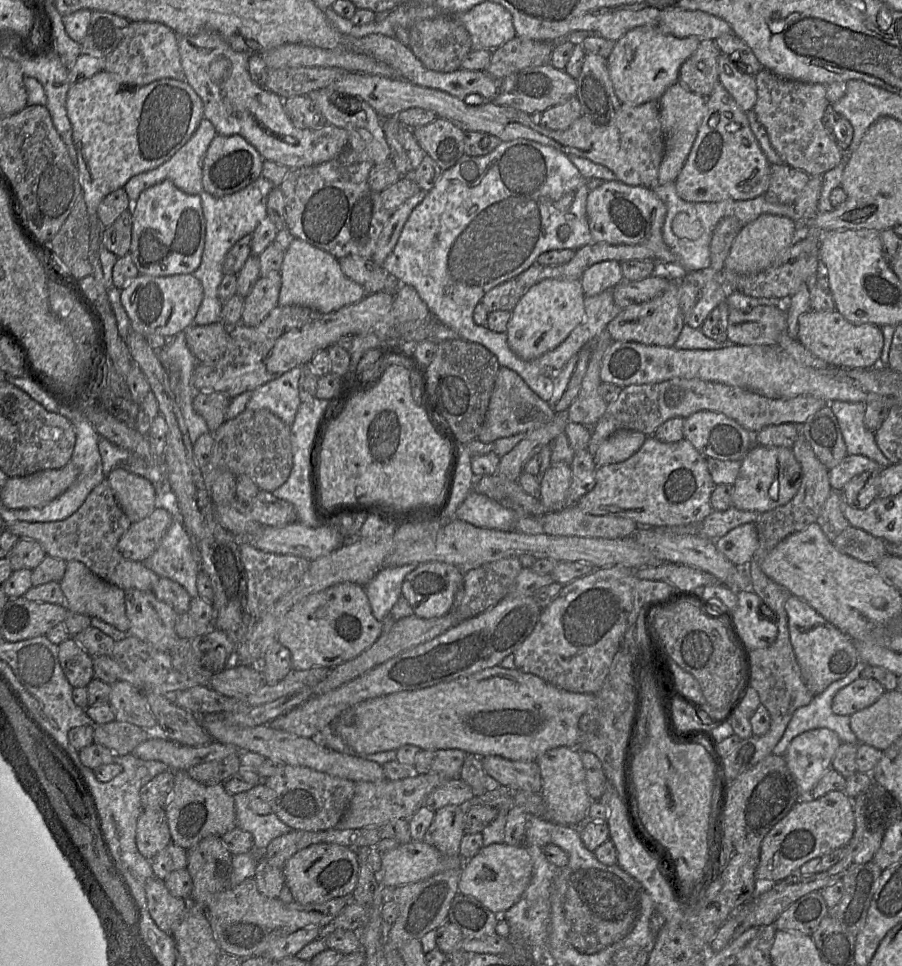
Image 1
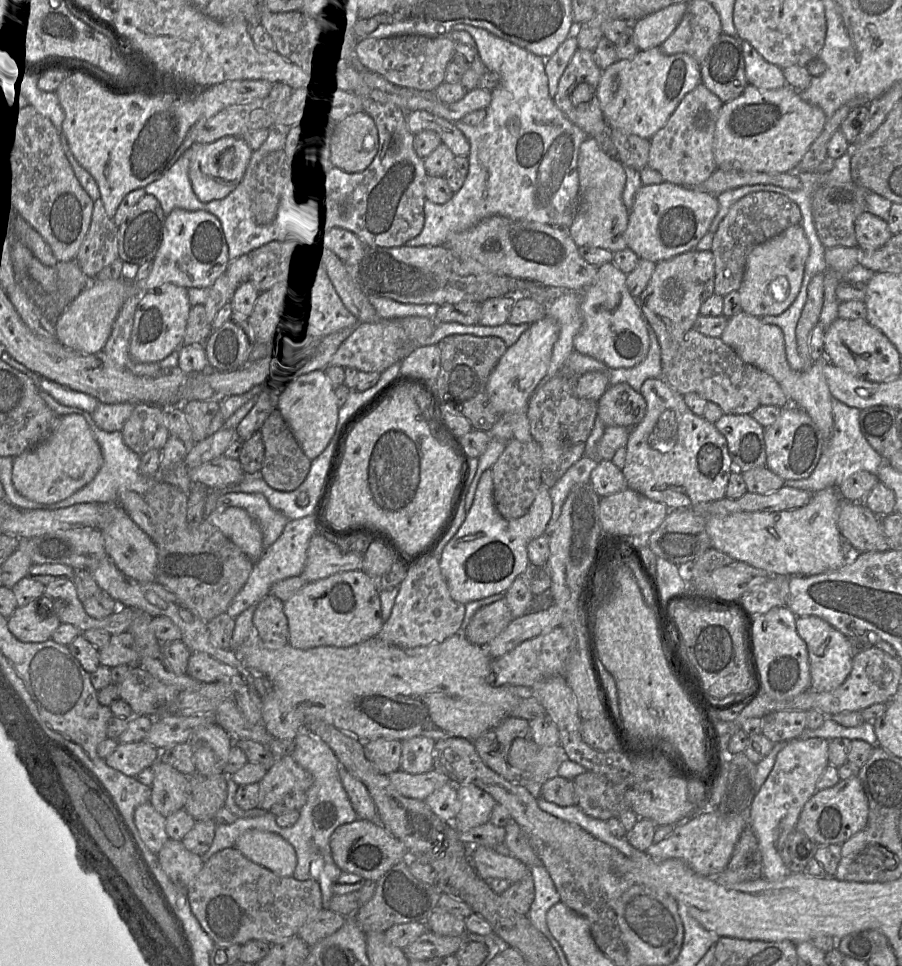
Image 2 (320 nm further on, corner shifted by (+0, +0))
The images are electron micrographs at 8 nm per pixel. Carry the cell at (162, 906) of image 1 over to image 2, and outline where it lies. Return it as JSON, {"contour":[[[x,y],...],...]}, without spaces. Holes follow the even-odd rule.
{"contour":[[[150,802],[138,806],[135,823],[146,846],[155,854],[168,841],[166,817],[159,813]]]}

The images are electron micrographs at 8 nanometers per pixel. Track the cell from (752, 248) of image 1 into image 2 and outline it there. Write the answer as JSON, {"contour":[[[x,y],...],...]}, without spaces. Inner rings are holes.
{"contour":[[[794,225],[757,245],[747,257],[742,283],[738,289],[743,312],[756,316],[780,315],[797,298],[810,244],[801,225]]]}

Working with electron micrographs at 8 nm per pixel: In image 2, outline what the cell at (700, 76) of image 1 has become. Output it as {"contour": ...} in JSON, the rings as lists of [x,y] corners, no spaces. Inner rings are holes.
{"contour":[[[722,33],[700,63],[701,83],[723,103],[740,96],[748,86],[741,42]]]}

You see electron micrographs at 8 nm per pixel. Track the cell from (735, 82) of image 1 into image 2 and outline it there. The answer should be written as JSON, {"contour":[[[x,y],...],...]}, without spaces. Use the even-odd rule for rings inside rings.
{"contour":[[[742,41],[746,78],[749,85],[762,90],[776,90],[785,86],[783,69],[767,62],[747,41]]]}

